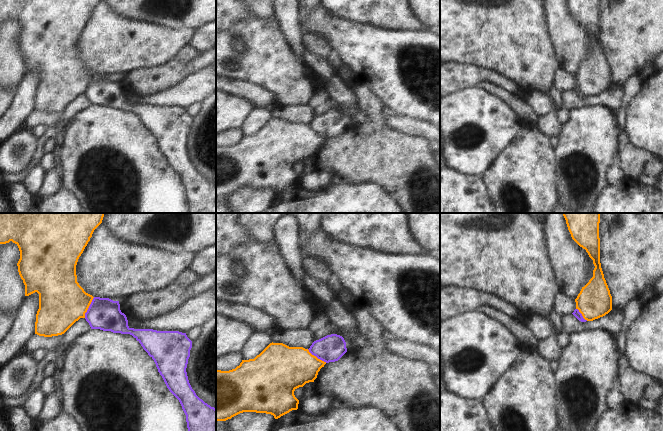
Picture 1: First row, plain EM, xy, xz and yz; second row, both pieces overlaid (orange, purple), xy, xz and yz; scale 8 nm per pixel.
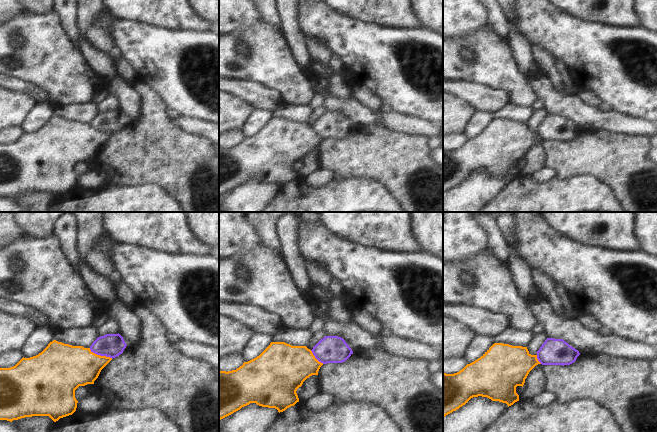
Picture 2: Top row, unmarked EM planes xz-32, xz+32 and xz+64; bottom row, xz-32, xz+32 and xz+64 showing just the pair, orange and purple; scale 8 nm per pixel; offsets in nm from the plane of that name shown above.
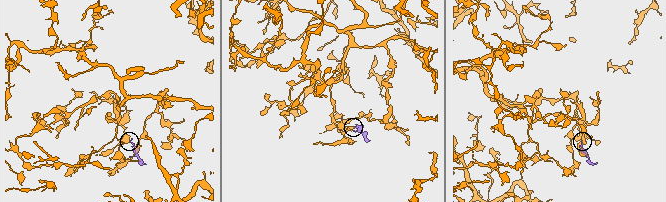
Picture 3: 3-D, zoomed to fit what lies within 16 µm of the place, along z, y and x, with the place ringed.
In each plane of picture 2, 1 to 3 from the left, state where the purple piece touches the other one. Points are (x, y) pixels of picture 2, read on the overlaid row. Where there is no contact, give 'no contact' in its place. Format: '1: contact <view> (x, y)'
1: contact xz-32 (101, 356)
2: contact xz+32 (315, 358)
3: contact xz+64 (537, 359)

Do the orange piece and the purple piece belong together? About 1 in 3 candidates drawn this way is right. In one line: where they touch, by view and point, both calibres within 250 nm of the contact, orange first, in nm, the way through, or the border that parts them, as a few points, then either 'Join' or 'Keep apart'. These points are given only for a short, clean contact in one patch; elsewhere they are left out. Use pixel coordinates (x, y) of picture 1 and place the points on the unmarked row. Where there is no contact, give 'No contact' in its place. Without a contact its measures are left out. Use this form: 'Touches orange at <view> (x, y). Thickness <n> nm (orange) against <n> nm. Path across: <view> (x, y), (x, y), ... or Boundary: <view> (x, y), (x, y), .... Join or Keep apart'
Touches orange at xy (88, 83). Thickness 380 nm (orange) against 260 nm. Boundary: xy (94, 73), (84, 93). Keep apart

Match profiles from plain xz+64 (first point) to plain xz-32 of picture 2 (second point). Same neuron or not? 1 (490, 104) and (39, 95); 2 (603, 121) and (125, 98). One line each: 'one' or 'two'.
1: one
2: two

